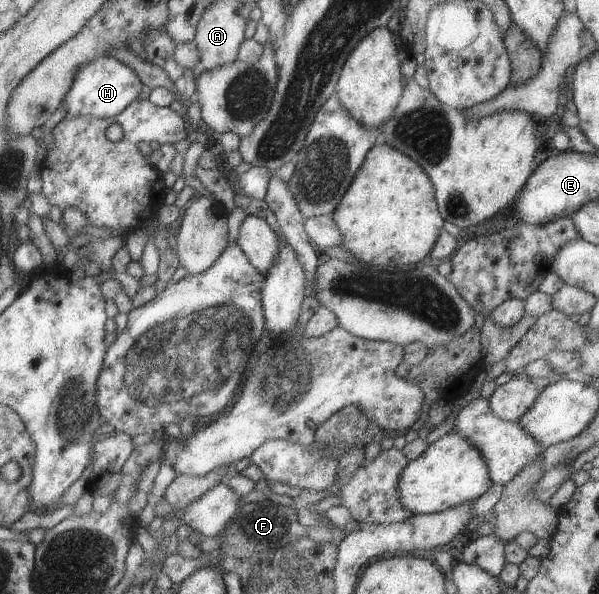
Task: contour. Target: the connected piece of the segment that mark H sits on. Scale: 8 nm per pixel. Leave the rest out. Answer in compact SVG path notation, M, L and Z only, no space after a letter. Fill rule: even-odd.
M101 55L81 64L75 70L68 92L65 92L61 100L61 105L67 118L75 116L110 118L121 113L130 101L135 100L142 87L144 85L130 67L116 59Z

